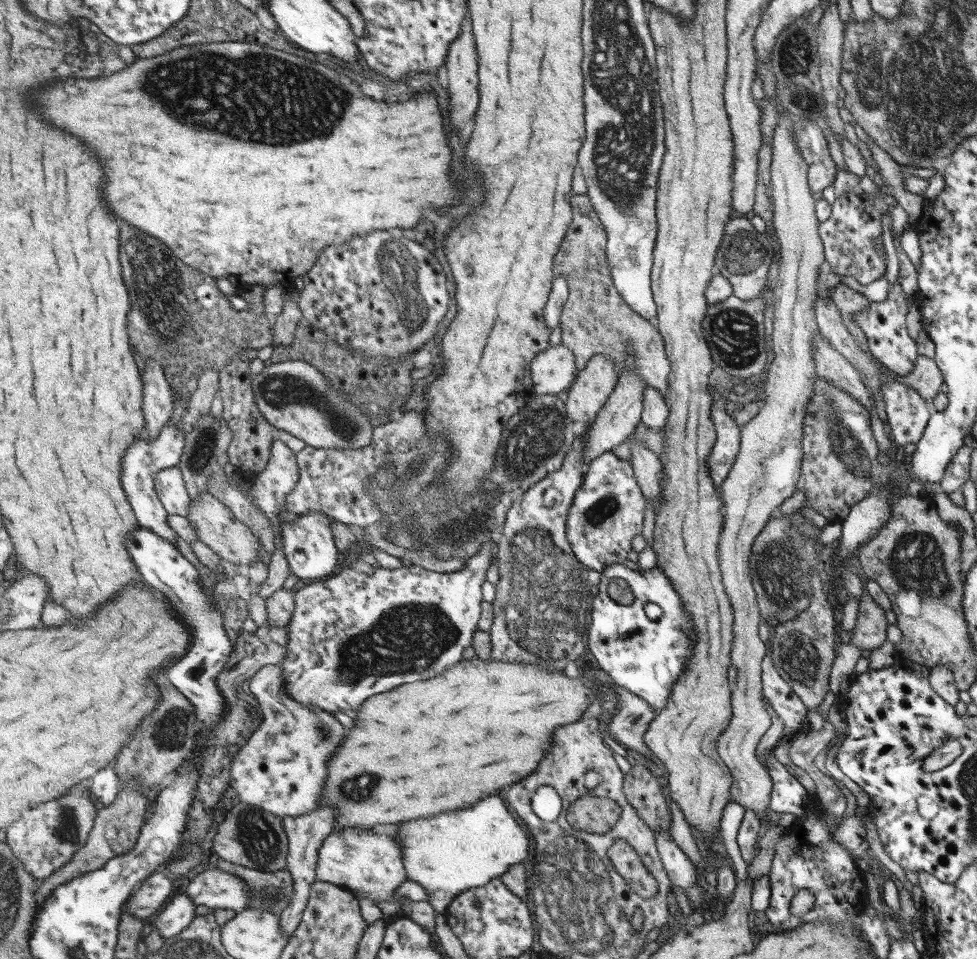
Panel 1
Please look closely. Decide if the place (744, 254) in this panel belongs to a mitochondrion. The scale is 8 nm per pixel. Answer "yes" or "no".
yes

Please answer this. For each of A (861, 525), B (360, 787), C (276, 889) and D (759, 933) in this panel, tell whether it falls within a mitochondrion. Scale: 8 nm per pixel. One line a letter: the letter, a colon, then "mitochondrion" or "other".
A: other
B: mitochondrion
C: mitochondrion
D: other

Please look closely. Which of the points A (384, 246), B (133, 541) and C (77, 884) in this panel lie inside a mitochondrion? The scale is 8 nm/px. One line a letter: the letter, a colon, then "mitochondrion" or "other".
A: mitochondrion
B: other
C: other

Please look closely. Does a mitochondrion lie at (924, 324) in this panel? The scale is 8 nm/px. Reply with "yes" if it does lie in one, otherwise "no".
no

